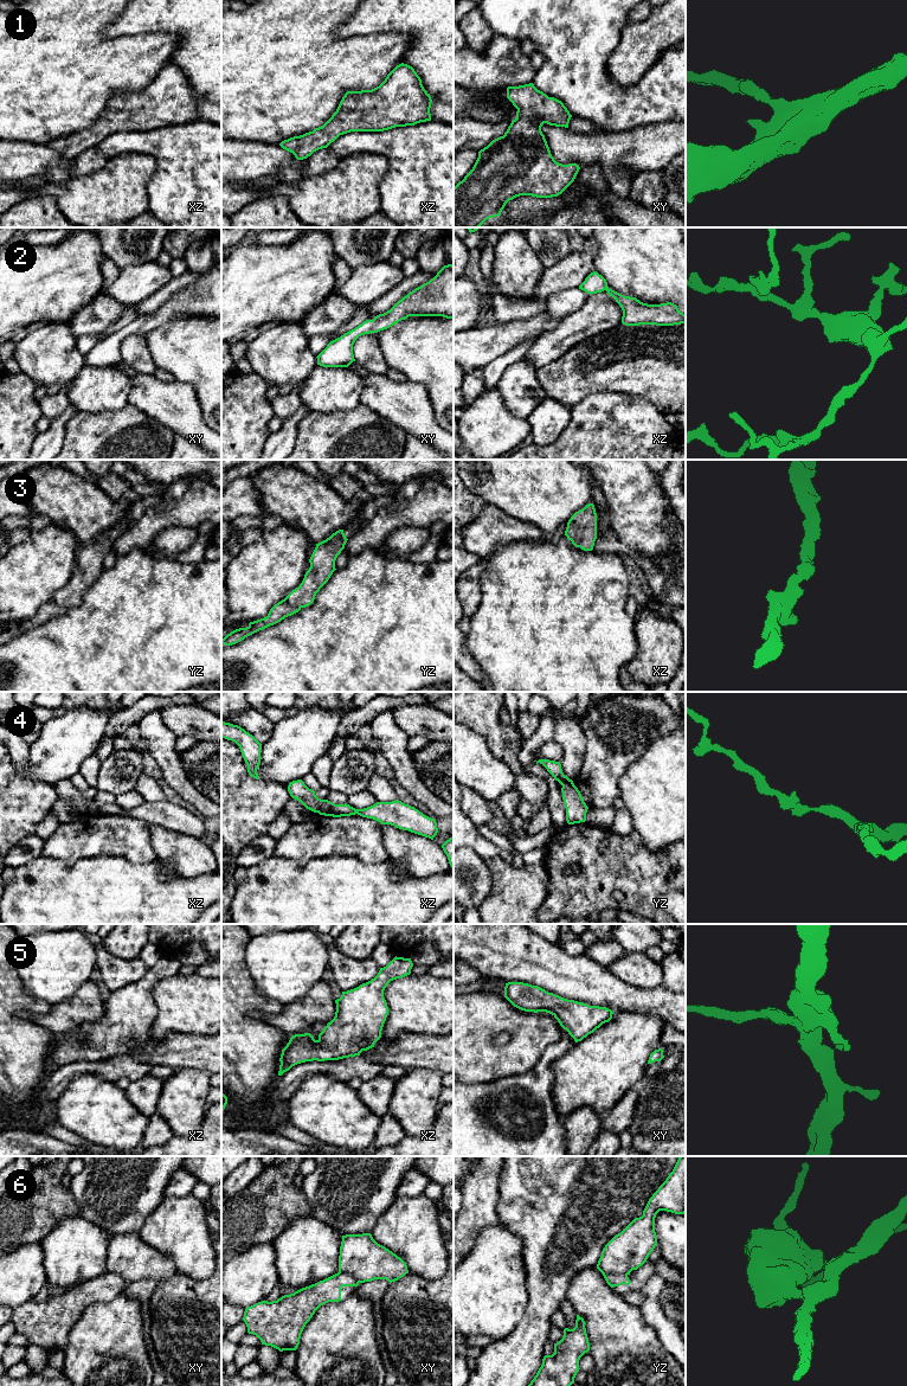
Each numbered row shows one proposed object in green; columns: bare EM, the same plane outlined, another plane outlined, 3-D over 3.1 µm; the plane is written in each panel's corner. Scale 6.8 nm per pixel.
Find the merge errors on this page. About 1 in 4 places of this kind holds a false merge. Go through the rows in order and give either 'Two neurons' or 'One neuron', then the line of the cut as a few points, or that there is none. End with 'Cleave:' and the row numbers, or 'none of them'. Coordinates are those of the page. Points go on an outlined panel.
1: One neuron. No split
2: One neuron. No split
3: One neuron. No split
4: Two neurons. Split along xz (326, 800), (317, 812)
5: One neuron. No split
6: Two neurons. Split along yz (626, 1275), (604, 1276)
Cleave: 4, 6

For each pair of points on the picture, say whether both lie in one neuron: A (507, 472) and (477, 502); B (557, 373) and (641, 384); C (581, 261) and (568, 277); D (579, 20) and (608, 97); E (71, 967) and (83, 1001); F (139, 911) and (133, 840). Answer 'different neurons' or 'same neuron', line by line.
A: different neurons
B: same neuron
C: same neuron
D: same neuron
E: different neurons
F: different neurons

